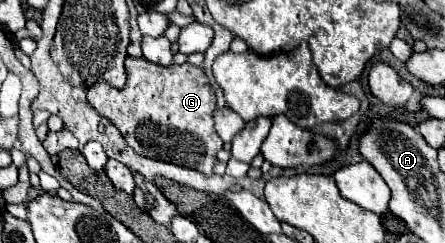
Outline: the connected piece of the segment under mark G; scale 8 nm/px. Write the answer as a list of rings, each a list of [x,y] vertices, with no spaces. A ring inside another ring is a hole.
[[[127,57],[125,71],[127,83],[121,91],[109,83],[89,87],[89,105],[121,131],[127,145],[135,153],[199,169],[207,177],[213,175],[215,155],[223,147],[223,141],[213,129],[211,113],[215,111],[215,91],[209,85],[203,67],[189,63],[163,67],[145,61],[145,57]]]

